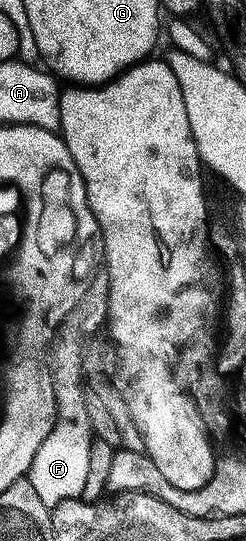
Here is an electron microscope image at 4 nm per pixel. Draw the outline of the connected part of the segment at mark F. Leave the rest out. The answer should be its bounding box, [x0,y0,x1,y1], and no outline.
[28,395,94,508]

